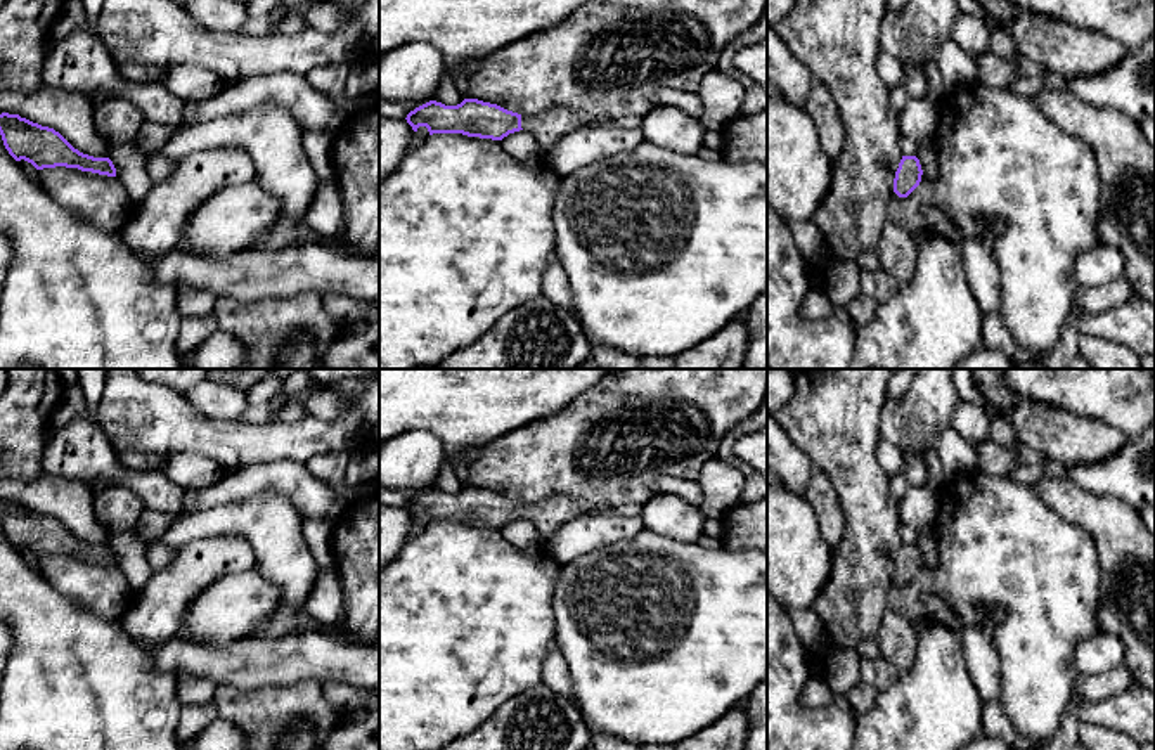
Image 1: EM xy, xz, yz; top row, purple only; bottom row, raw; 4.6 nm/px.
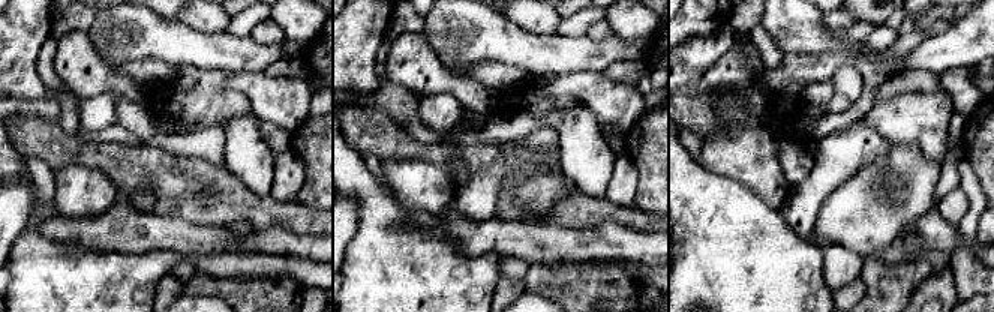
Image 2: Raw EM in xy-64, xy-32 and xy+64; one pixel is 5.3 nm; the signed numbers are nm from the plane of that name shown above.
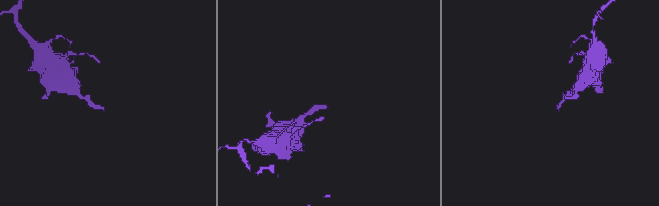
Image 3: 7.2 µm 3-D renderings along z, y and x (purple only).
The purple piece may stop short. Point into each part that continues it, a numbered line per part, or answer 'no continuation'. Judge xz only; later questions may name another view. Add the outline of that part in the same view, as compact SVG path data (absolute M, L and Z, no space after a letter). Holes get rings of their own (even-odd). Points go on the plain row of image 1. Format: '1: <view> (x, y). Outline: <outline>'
1: xz (548, 515). Outline: M554 494L533 504L521 502L521 516L530 520L544 537L552 535L561 525L584 513L608 516L611 509L589 506L563 494Z

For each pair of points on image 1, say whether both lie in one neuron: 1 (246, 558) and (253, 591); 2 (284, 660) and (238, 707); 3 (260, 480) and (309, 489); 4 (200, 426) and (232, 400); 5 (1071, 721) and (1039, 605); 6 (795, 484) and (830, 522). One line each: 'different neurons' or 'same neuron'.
1: different neurons
2: different neurons
3: same neuron
4: different neurons
5: different neurons
6: different neurons

